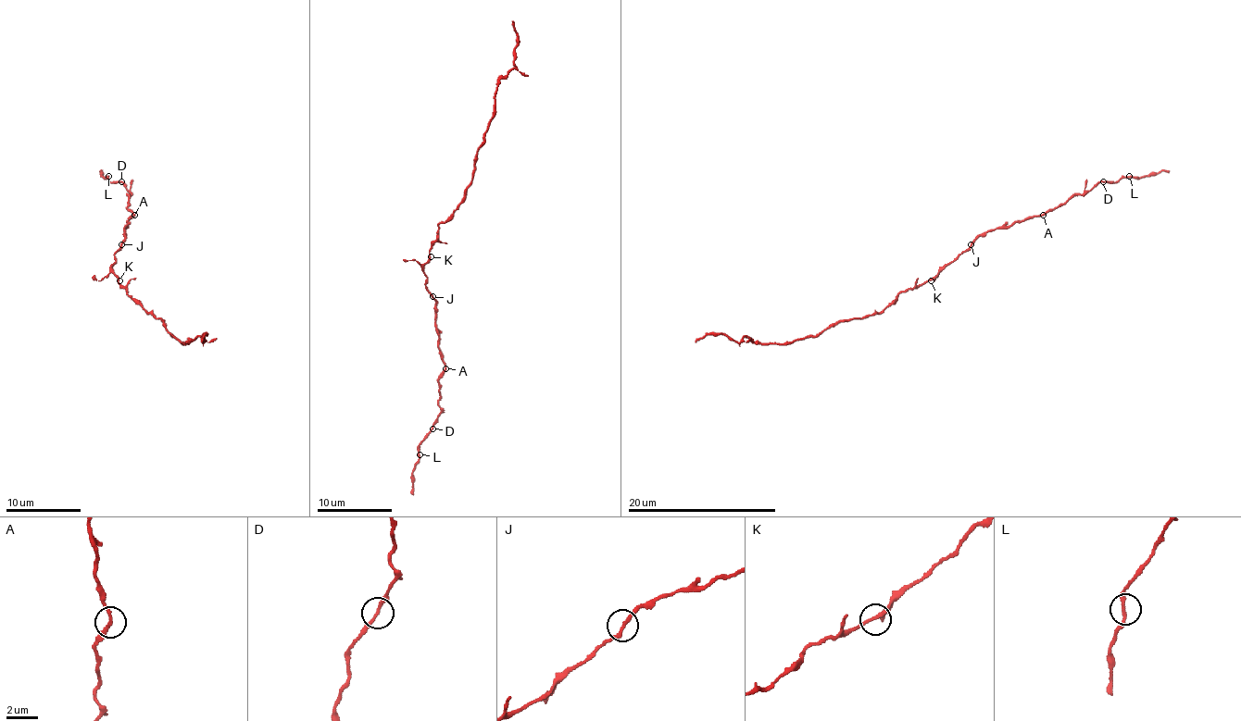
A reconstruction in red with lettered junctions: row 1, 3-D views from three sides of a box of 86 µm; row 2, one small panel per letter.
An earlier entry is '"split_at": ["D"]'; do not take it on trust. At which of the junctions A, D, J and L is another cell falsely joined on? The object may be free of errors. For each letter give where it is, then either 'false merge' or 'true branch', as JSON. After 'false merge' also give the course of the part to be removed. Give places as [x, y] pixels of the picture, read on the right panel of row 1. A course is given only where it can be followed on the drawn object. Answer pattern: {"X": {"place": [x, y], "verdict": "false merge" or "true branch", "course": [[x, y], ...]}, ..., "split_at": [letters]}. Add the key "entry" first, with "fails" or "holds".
{"entry": "fails", "A": {"place": [1043, 215], "verdict": "true branch"}, "D": {"place": [1103, 181], "verdict": "true branch"}, "J": {"place": [971, 244], "verdict": "true branch"}, "L": {"place": [1129, 176], "verdict": "true branch"}, "split_at": []}

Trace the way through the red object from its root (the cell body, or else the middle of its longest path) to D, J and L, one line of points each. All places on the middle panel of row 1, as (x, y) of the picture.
D: (429, 256), (423, 267), (425, 289), (436, 302), (436, 333), (445, 366), (440, 379), (440, 413), (432, 428)
J: (429, 256), (423, 272), (427, 276), (425, 289), (432, 296)
L: (429, 256), (423, 267), (425, 289), (436, 302), (436, 333), (445, 370), (440, 379), (440, 413), (419, 454)

